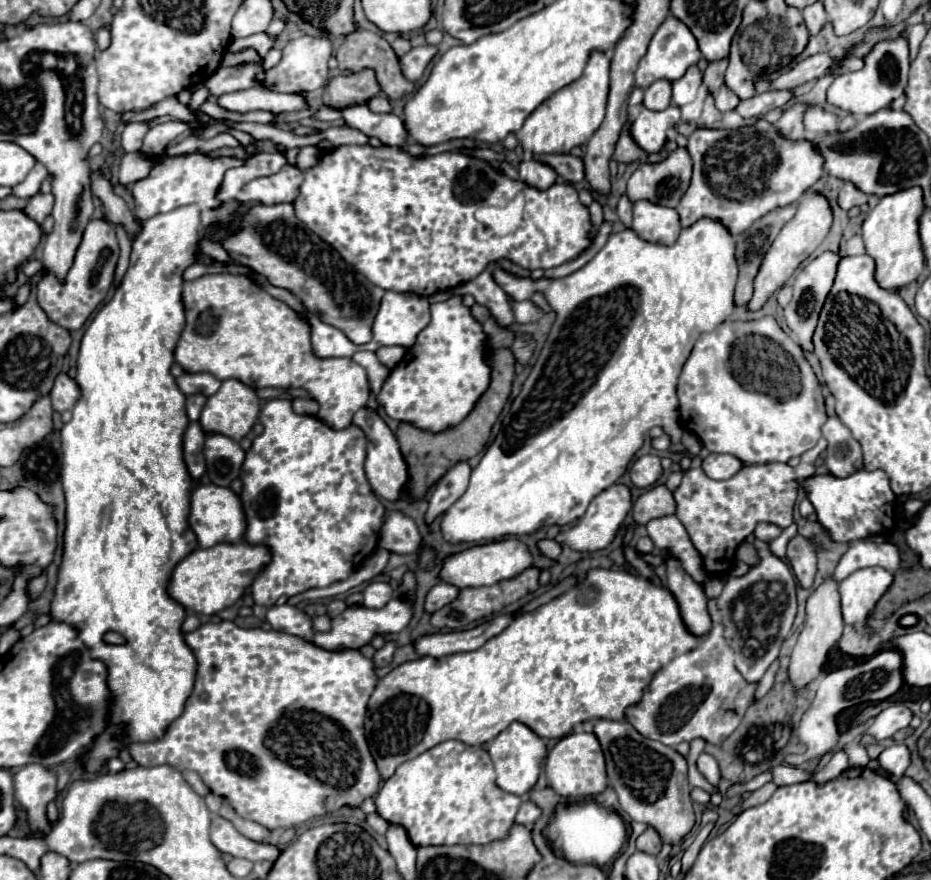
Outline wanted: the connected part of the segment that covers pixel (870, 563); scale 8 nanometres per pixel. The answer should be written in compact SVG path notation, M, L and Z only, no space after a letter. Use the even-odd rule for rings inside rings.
M856 541L850 545L850 549L842 555L842 559L836 565L834 579L842 581L850 573L864 569L864 567L884 567L886 571L894 573L900 565L900 553L898 547L892 543L872 543L872 541Z

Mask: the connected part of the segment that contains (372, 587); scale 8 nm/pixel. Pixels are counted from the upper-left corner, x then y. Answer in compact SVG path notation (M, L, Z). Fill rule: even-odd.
M374 581L364 589L364 607L372 607L372 609L380 609L384 607L390 599L392 599L392 587L384 581Z

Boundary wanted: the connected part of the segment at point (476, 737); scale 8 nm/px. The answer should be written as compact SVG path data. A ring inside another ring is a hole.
M592 569L586 577L584 583L572 587L570 591L562 593L560 597L552 599L546 605L540 605L538 609L524 613L520 617L516 617L512 621L510 627L506 627L500 635L492 637L490 641L486 641L478 651L470 651L470 653L454 653L454 655L446 655L440 659L434 657L420 657L416 661L408 661L398 665L396 669L392 669L384 679L378 681L370 701L368 701L368 715L366 715L366 741L370 745L372 757L378 765L378 771L382 775L382 779L390 777L394 773L394 769L398 765L402 765L404 761L410 761L414 757L418 757L420 753L432 749L434 745L448 741L448 739L460 739L466 745L482 745L492 741L500 731L504 731L512 721L520 721L524 725L528 725L536 735L546 737L546 739L560 739L564 735L568 735L572 731L572 727L576 723L582 721L590 721L590 719L614 719L614 721L626 721L626 709L636 705L642 695L644 689L650 685L652 677L666 667L674 657L688 653L690 649L694 649L700 643L700 637L692 635L678 611L678 603L674 603L674 595L662 587L656 585L652 579L640 577L640 575L632 575L628 571L612 571L612 569Z

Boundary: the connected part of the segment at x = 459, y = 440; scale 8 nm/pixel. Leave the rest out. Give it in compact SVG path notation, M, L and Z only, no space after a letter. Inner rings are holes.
M498 349L486 357L486 363L492 369L490 387L484 391L484 395L478 399L478 403L474 405L474 409L462 423L458 423L456 427L450 427L446 431L440 431L440 433L418 429L412 423L400 423L400 427L396 429L396 439L400 443L400 451L412 473L412 483L408 483L410 499L422 497L428 491L428 487L434 481L438 481L450 467L478 455L484 449L484 445L488 443L490 429L492 429L494 421L498 419L504 403L510 397L512 379L514 379L514 355L510 349ZM504 367L506 367L506 375L504 375Z

